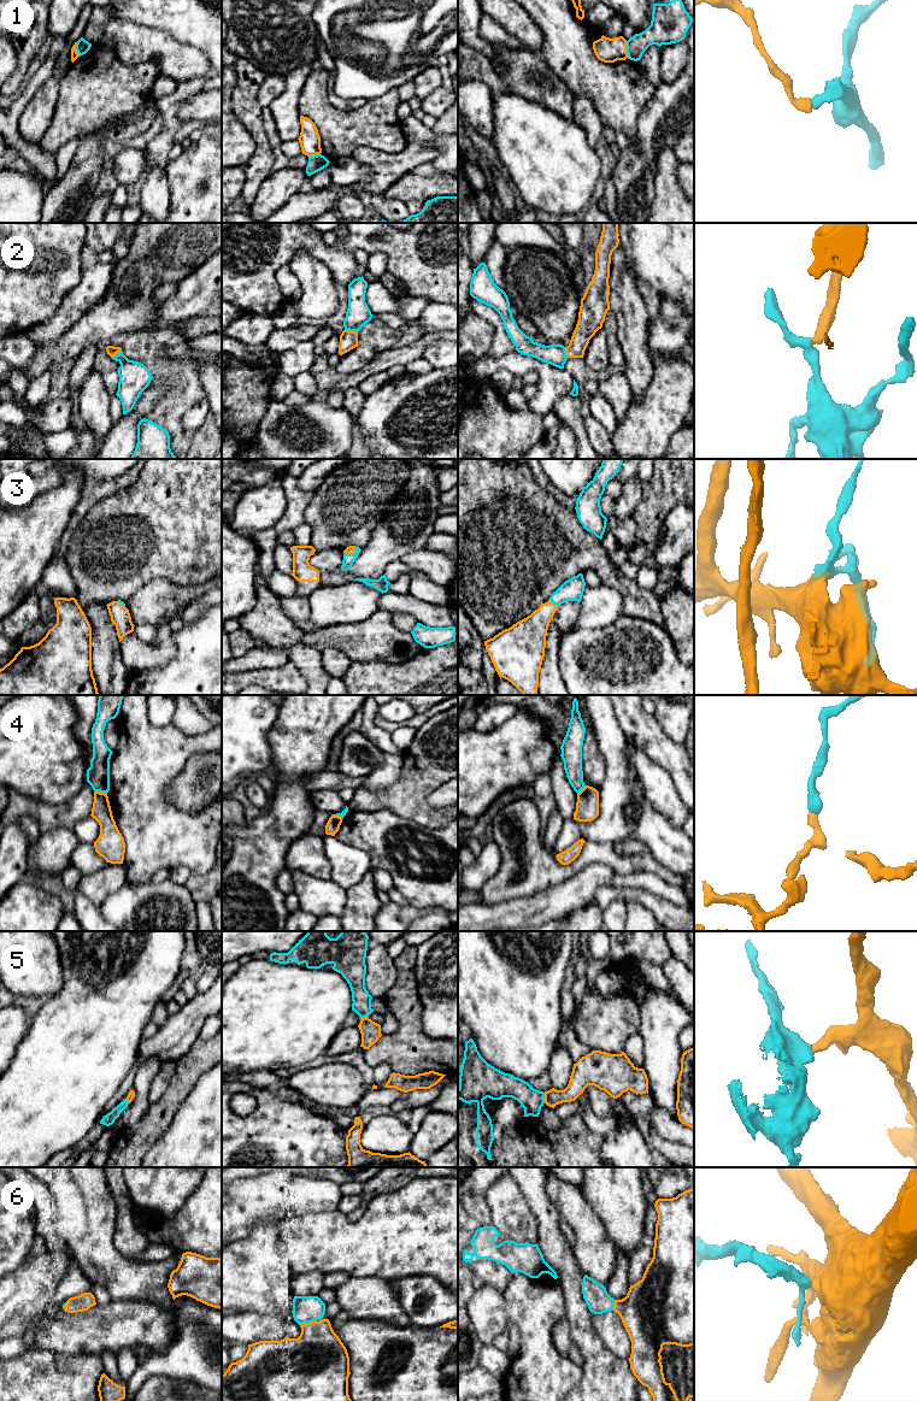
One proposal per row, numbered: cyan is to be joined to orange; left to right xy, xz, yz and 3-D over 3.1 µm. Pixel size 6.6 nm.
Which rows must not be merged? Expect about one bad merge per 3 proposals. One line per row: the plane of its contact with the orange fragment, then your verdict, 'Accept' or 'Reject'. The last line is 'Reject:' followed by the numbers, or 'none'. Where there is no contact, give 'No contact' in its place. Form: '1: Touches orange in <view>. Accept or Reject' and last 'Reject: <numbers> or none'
1: Touches orange in yz. Reject
2: Touches orange in xz. Accept
3: Touches orange in yz. Accept
4: Touches orange in xy. Reject
5: Touches orange in yz. Accept
6: Touches orange in xz. Accept
Reject: 1, 4

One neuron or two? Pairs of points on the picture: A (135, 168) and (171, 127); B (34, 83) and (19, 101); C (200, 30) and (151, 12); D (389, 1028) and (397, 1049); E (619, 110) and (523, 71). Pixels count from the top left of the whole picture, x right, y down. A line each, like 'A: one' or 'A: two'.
A: two
B: one
C: one
D: two
E: two

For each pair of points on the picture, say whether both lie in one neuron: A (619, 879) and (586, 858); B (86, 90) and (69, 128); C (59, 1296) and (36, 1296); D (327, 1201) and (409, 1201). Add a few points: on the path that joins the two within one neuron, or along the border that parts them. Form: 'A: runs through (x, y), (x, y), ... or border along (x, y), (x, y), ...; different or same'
A: border along (642, 870), (615, 873); different
B: runs through (86, 100), (84, 105), (72, 118); same
C: border along (66, 1271), (57, 1287), (53, 1299), (42, 1312); different
D: border along (336, 1208), (309, 1213); different

